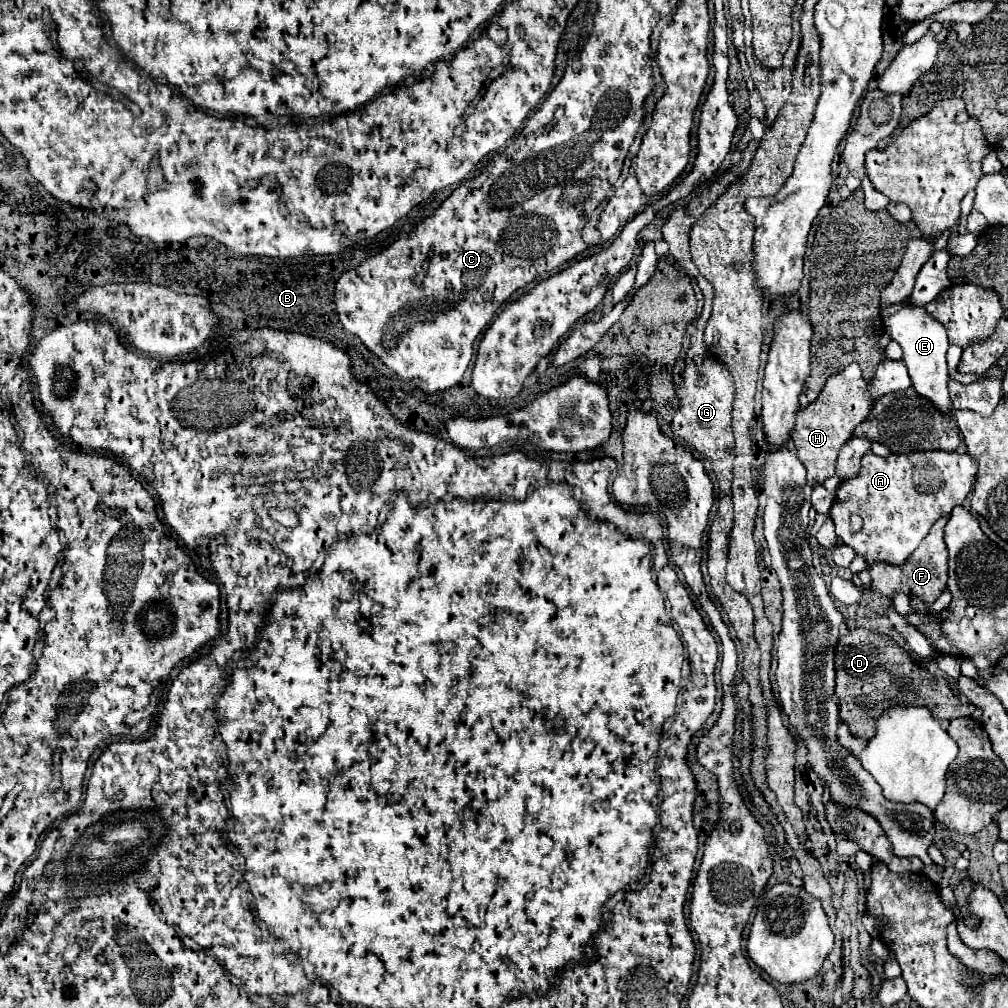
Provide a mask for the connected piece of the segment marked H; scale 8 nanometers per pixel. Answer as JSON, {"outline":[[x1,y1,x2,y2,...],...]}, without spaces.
{"outline":[[852,362,838,376,828,378,820,396,796,414,796,426,792,430,792,442,796,446,798,458,808,470,808,484,822,484,826,478,834,476,834,466,842,444,852,436,852,430,868,416,872,408,872,396,866,392,866,380,860,374,860,366]]}

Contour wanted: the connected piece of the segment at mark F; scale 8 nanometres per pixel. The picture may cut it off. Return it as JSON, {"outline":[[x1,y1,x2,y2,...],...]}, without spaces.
{"outline":[[948,516,940,518,930,534,922,540,922,544,912,552,912,556,900,566,888,566,888,562,874,562,870,566,872,586,886,598,892,600,896,592,906,592,910,598,920,598,928,608,936,602,936,598,948,586,948,548,944,544,944,526,948,524]]}

